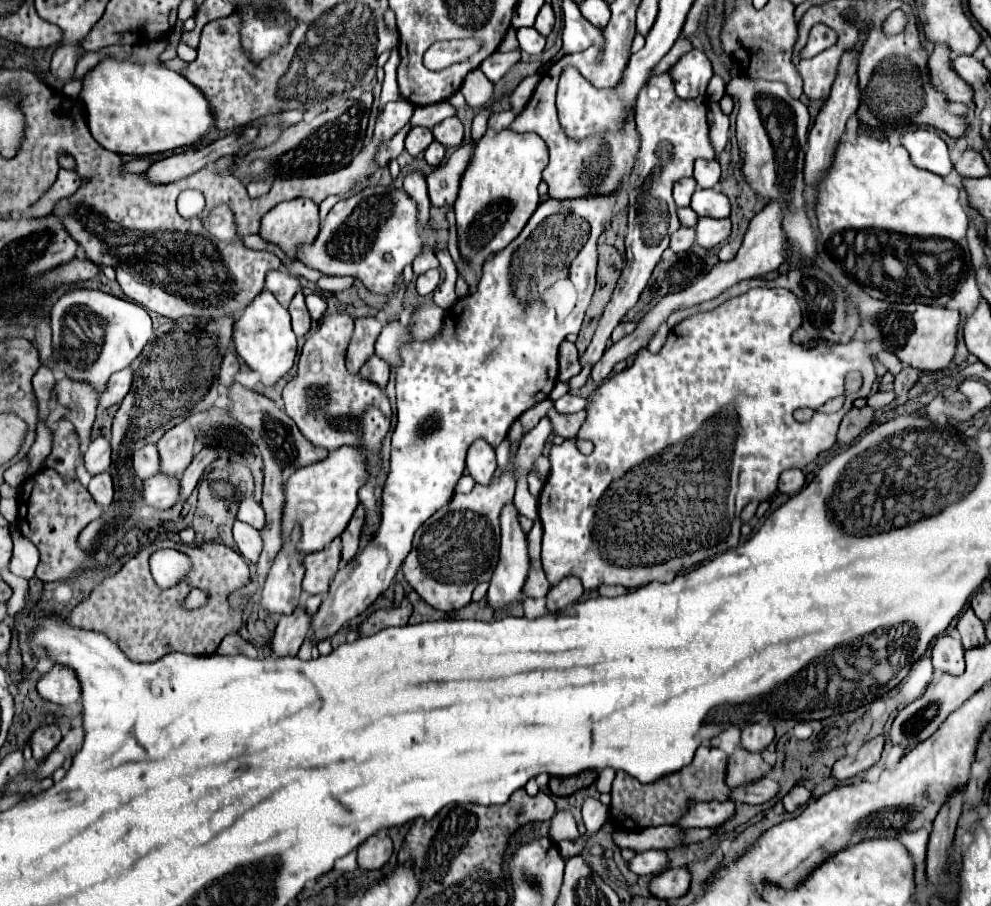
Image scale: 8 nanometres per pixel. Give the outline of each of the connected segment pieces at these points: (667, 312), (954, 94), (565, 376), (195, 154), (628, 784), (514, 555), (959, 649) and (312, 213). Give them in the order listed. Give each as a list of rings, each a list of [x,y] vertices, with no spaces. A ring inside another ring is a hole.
[[[766,205],[752,221],[750,221],[750,227],[748,227],[748,233],[742,241],[742,247],[738,251],[738,255],[728,261],[728,263],[718,263],[714,265],[714,269],[702,277],[698,283],[694,283],[692,287],[684,289],[684,291],[678,291],[678,293],[670,293],[666,297],[660,299],[658,305],[654,305],[640,321],[638,321],[638,327],[634,329],[634,333],[622,337],[618,343],[614,343],[610,349],[606,349],[606,353],[602,355],[602,359],[592,367],[592,375],[590,379],[600,385],[610,373],[612,373],[612,367],[622,361],[622,359],[628,359],[632,355],[636,355],[640,349],[646,349],[650,339],[654,337],[654,333],[658,331],[658,327],[678,309],[686,309],[686,307],[694,307],[694,305],[700,305],[704,301],[710,301],[718,295],[722,295],[724,291],[728,291],[730,287],[734,287],[736,283],[744,281],[744,279],[752,279],[752,277],[760,277],[760,275],[766,275],[770,271],[778,271],[780,265],[784,263],[786,259],[786,237],[782,233],[782,213],[778,213],[778,205]]]
[[[936,45],[934,53],[928,59],[928,69],[930,69],[930,81],[932,87],[940,93],[946,95],[948,101],[960,101],[960,103],[970,103],[972,101],[972,87],[966,85],[966,81],[958,79],[956,73],[950,69],[952,53],[944,45]]]
[[[562,341],[560,351],[558,351],[558,379],[570,381],[572,377],[576,377],[580,373],[580,369],[582,369],[582,365],[580,365],[580,357],[578,357],[574,343]]]
[[[246,126],[242,133],[238,135],[226,135],[220,137],[208,145],[202,147],[190,147],[182,153],[172,153],[166,159],[156,161],[148,171],[148,179],[152,183],[170,183],[174,179],[182,179],[188,177],[192,173],[196,173],[198,169],[218,161],[220,157],[228,157],[232,153],[240,153],[242,149],[246,149],[248,145],[252,145],[258,137],[258,127]]]
[[[700,745],[696,751],[696,757],[690,765],[682,767],[676,773],[668,773],[660,777],[654,783],[642,785],[640,781],[634,781],[628,773],[618,771],[614,785],[612,785],[612,803],[610,803],[610,813],[612,813],[612,823],[616,829],[644,829],[652,825],[674,825],[684,809],[692,801],[726,801],[728,799],[728,787],[726,787],[726,753],[722,749],[710,747],[710,745]]]
[[[506,503],[502,513],[500,513],[500,527],[502,527],[502,543],[500,543],[500,561],[494,569],[492,581],[490,581],[490,589],[488,589],[488,603],[498,609],[502,605],[508,605],[510,601],[518,599],[520,589],[526,581],[528,575],[528,541],[526,541],[526,533],[522,531],[520,523],[518,523],[518,509],[514,507],[514,503]]]
[[[940,635],[932,645],[934,669],[942,673],[962,673],[964,669],[964,647],[960,639],[950,635]]]
[[[292,199],[276,205],[262,217],[260,237],[272,241],[294,259],[294,249],[300,243],[310,243],[318,235],[320,217],[318,205],[310,199]]]

